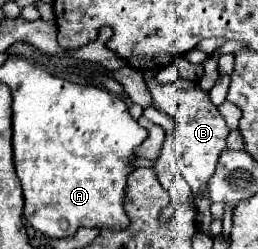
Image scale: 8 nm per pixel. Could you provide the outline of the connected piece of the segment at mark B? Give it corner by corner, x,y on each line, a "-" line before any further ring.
153,77
145,81
149,93
153,95
155,109
171,115
175,119
175,135
173,135
173,161
179,167
179,173
189,183
193,193
199,193
207,187
209,177
215,173
217,159
225,149
225,137
229,135
225,119
219,115
217,107
209,101
209,93
201,91
195,81
177,79
175,83
161,85

